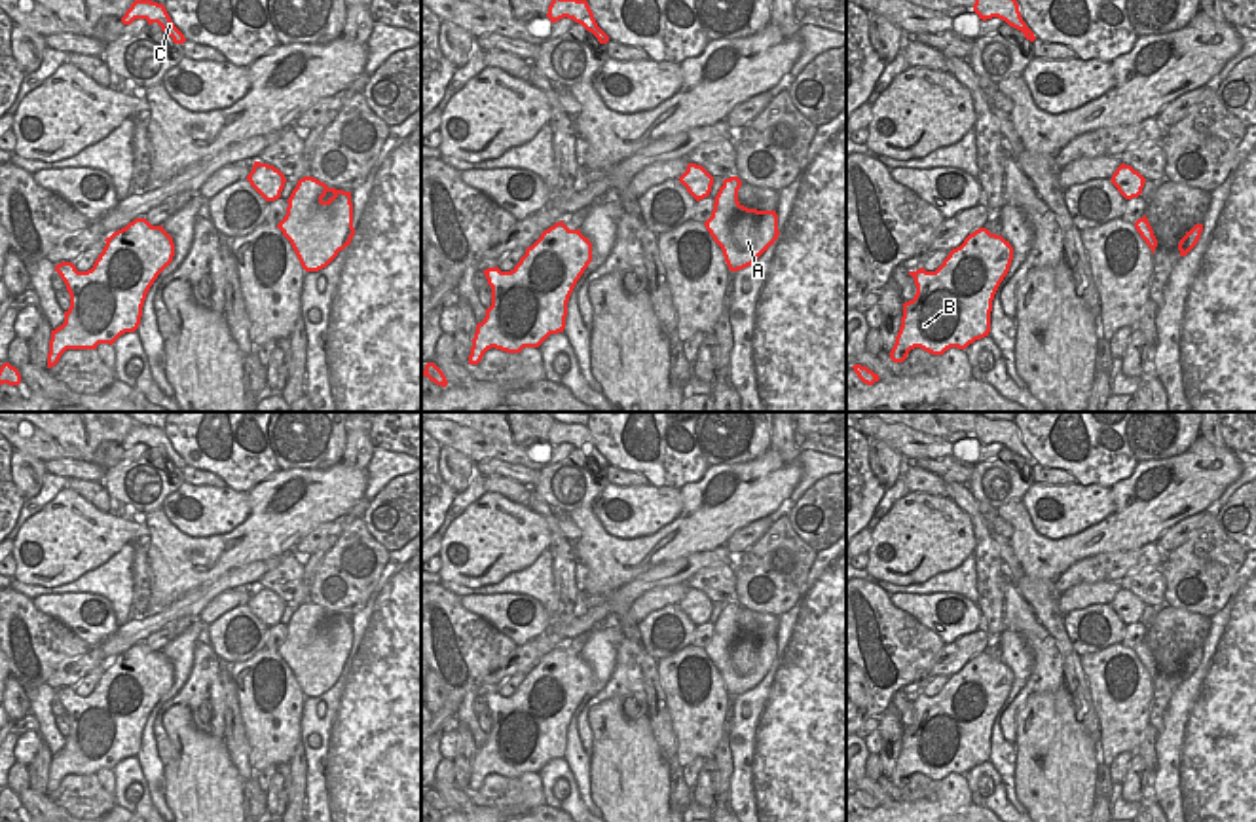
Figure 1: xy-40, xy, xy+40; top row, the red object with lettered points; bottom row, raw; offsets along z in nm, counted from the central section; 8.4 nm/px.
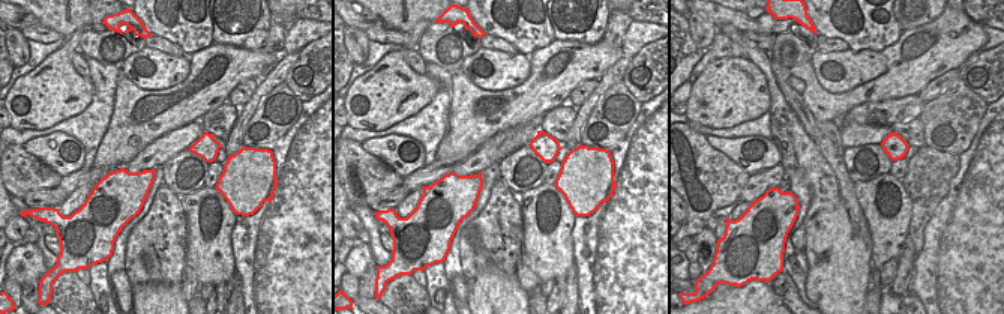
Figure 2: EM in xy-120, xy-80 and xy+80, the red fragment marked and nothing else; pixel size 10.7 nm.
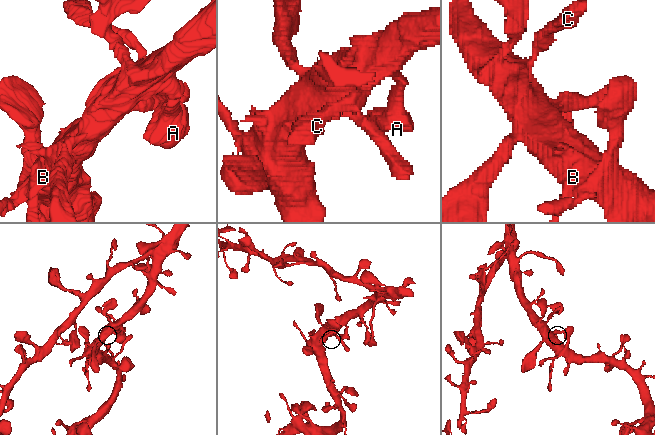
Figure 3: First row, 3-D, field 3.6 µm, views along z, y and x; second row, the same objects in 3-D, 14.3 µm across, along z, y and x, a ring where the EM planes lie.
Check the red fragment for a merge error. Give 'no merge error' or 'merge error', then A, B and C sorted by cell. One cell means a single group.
no merge error | A B C

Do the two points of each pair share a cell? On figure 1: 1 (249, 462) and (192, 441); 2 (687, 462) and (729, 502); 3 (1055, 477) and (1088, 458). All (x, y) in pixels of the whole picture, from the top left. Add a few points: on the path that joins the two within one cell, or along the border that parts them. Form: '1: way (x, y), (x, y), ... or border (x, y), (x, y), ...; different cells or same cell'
1: way (230, 462), (194, 460); same cell
2: border (708, 466), (697, 481), (678, 488); different cells
3: border (1036, 462), (1065, 469), (1076, 481); different cells

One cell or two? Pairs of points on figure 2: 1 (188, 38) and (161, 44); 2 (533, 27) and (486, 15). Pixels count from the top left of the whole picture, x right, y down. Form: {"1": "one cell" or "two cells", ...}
{"1": "two cells", "2": "one cell"}

